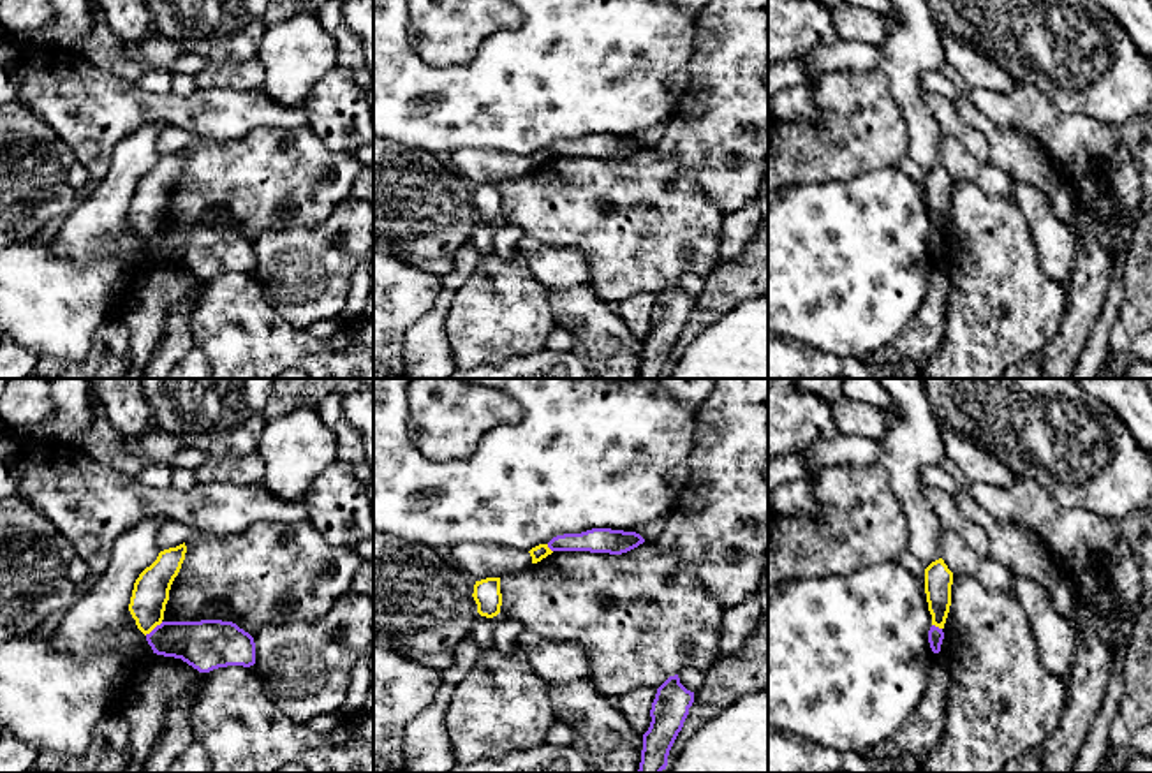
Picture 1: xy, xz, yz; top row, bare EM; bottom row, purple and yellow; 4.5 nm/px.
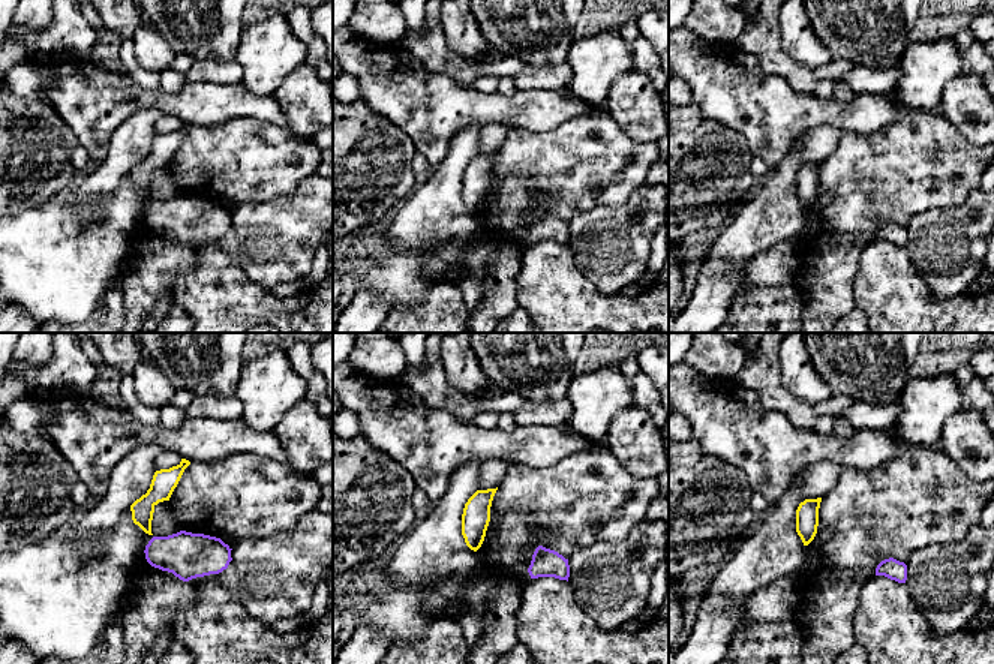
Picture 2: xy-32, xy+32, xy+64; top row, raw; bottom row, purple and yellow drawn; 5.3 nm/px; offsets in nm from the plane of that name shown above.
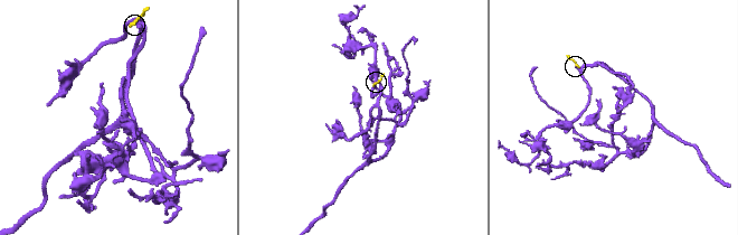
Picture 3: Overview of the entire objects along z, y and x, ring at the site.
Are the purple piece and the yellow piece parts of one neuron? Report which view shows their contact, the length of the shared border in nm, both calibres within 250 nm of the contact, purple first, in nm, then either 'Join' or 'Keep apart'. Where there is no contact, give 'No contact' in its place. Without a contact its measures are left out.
Touches purple in xy. Shared border 110 nm. Thickness 240 nm (purple) against 170 nm. Keep apart

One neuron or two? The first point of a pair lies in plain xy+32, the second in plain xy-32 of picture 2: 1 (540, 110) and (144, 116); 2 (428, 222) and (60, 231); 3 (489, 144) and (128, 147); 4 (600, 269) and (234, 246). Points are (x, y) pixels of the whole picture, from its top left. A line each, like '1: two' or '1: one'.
1: two
2: two
3: two
4: two

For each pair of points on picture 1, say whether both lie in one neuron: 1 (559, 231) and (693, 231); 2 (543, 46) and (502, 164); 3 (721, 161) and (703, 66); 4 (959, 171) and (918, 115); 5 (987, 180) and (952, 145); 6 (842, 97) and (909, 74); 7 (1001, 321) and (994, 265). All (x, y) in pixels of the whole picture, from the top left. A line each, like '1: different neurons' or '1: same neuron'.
1: same neuron
2: different neurons
3: same neuron
4: different neurons
5: same neuron
6: different neurons
7: same neuron

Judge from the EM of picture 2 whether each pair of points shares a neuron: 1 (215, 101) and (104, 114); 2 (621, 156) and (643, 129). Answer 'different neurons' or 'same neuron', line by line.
1: same neuron
2: different neurons

